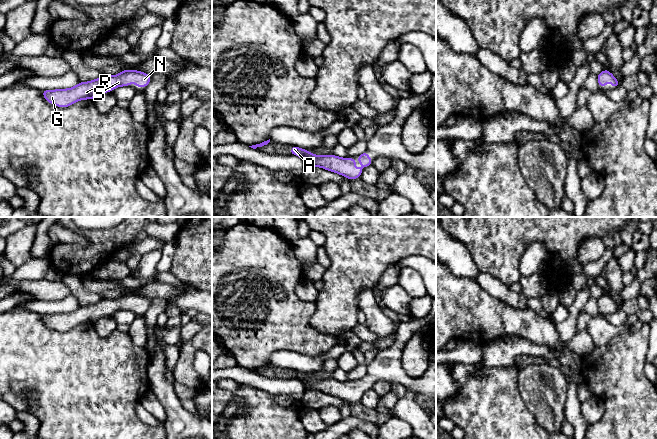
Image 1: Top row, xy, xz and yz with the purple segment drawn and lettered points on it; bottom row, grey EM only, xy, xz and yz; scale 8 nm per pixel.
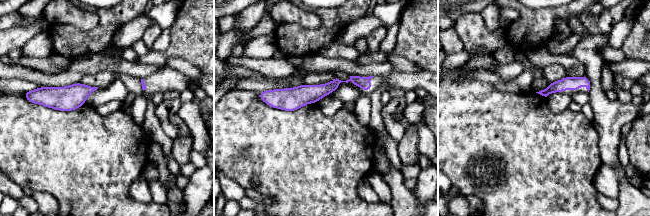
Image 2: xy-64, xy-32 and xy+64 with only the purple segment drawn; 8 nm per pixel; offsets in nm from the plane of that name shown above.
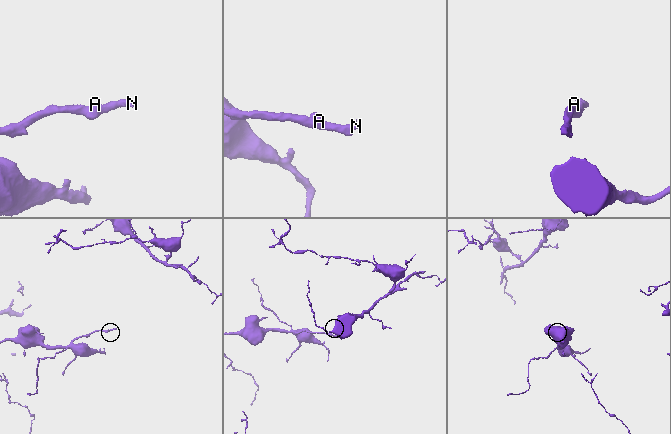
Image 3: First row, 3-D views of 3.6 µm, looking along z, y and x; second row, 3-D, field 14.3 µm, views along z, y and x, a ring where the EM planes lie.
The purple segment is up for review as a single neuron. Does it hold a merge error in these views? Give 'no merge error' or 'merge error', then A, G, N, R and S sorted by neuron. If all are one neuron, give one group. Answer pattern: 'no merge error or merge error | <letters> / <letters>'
no merge error | A G N R S

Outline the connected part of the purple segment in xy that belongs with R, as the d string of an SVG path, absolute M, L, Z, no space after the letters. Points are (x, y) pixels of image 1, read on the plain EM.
M122 294L118 299L102 299L88 306L79 306L75 311L56 314L42 314L42 319L47 326L58 331L69 331L80 324L95 323L101 317L111 316L114 312L131 310L146 312L151 304L151 299L137 294Z

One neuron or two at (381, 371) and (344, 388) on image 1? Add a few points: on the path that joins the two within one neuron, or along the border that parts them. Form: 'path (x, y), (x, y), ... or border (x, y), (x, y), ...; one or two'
path (372, 376), (364, 384), (353, 388); one

